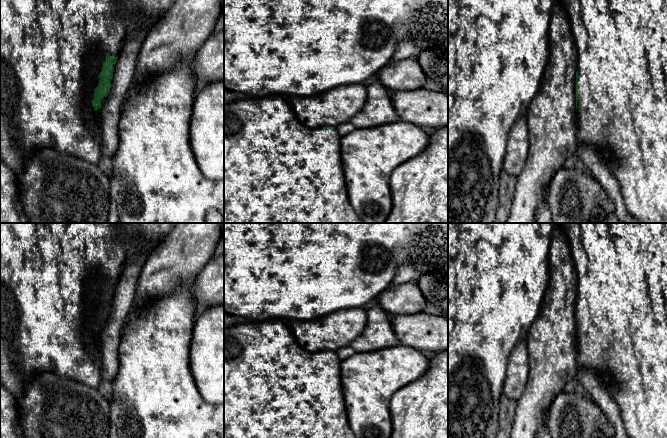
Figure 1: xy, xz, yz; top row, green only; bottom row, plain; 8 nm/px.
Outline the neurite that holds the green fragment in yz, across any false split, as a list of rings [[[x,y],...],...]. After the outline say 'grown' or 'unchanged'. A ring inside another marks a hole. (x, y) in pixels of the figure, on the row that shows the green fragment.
[[[559,0],[559,2],[567,11],[573,34],[573,41],[578,54],[576,72],[576,109],[579,117],[579,128],[577,129],[576,139],[578,142],[588,144],[595,151],[604,150],[613,154],[613,160],[608,162],[606,166],[619,181],[624,203],[630,215],[640,223],[667,223],[667,0]]] | grown

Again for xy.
[[[0,0],[0,158],[13,170],[17,177],[23,171],[23,167],[31,154],[39,147],[51,147],[61,153],[100,164],[102,156],[99,141],[102,134],[92,132],[83,116],[85,98],[89,95],[85,90],[85,58],[88,54],[96,51],[102,51],[106,54],[106,60],[98,76],[99,83],[94,90],[92,100],[92,106],[97,111],[102,107],[101,99],[107,97],[110,92],[115,64],[125,42],[125,22],[132,11],[132,5],[124,0]]] | grown

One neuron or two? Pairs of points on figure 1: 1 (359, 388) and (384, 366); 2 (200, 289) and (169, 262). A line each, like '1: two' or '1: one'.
1: one
2: two

